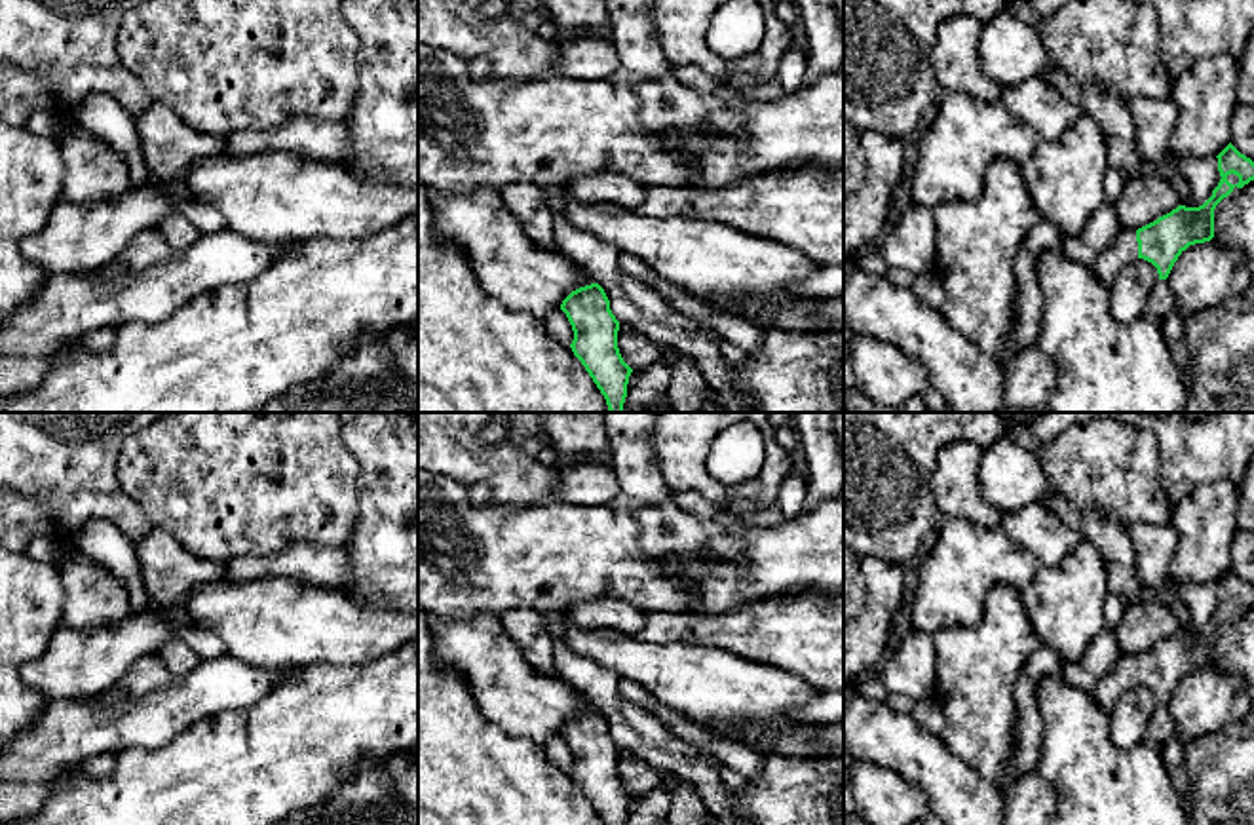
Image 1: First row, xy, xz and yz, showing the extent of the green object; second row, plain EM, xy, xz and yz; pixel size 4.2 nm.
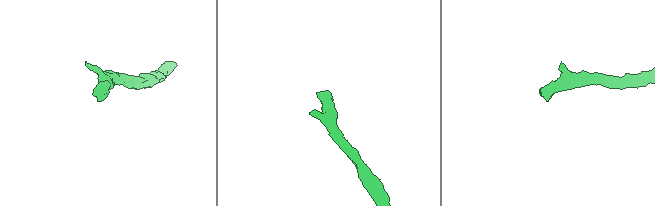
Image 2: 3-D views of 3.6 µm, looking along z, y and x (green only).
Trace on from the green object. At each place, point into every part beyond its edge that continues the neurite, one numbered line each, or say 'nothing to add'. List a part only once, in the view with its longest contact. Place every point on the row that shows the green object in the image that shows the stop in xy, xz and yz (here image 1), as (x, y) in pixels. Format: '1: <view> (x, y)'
1: yz (1123, 251)

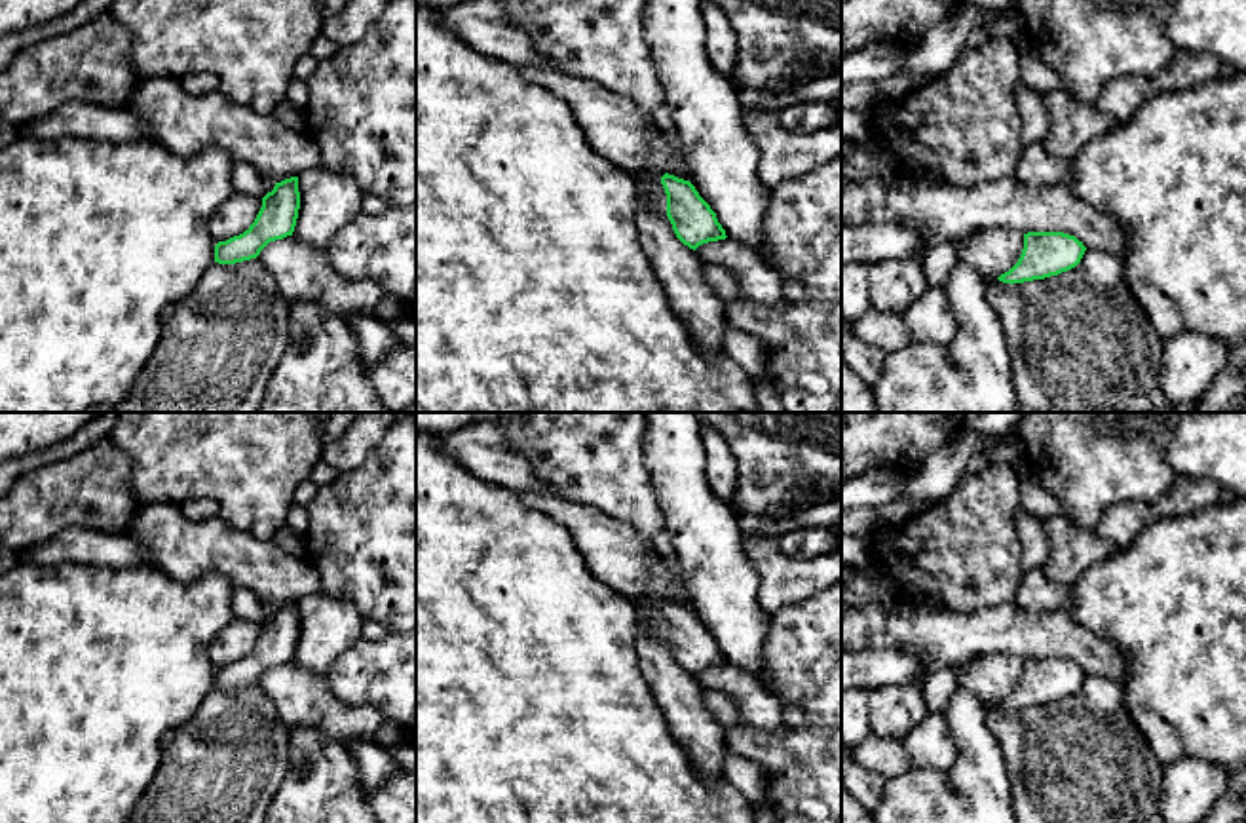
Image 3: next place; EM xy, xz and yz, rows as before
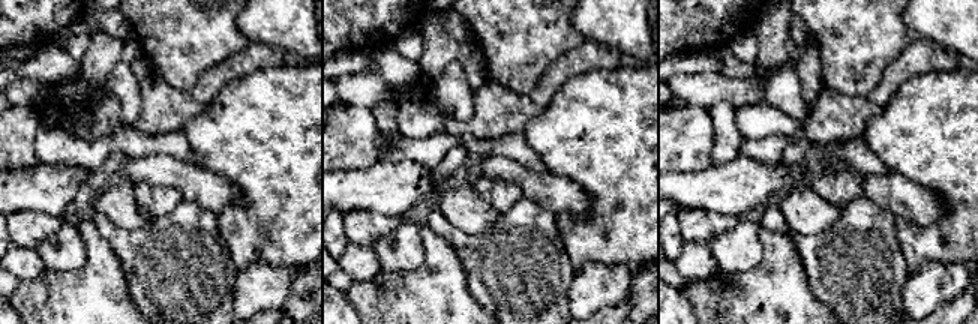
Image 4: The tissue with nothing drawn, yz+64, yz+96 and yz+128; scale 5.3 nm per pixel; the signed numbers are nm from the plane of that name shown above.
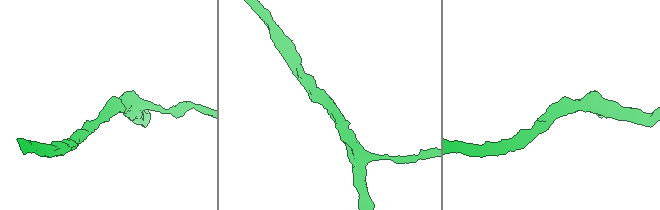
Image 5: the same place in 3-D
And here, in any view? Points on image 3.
nothing to add

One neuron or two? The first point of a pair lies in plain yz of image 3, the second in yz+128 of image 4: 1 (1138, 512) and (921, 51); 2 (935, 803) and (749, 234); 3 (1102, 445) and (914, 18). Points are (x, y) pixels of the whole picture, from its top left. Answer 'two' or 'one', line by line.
1: one
2: two
3: two

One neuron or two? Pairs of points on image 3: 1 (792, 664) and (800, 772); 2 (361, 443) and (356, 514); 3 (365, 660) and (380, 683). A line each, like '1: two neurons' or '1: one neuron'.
1: one neuron
2: two neurons
3: one neuron

